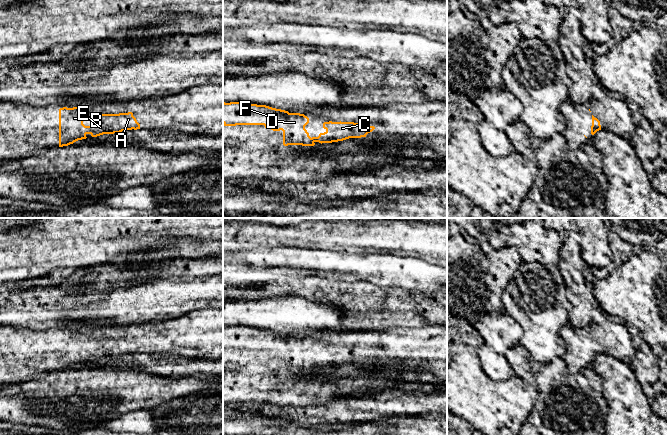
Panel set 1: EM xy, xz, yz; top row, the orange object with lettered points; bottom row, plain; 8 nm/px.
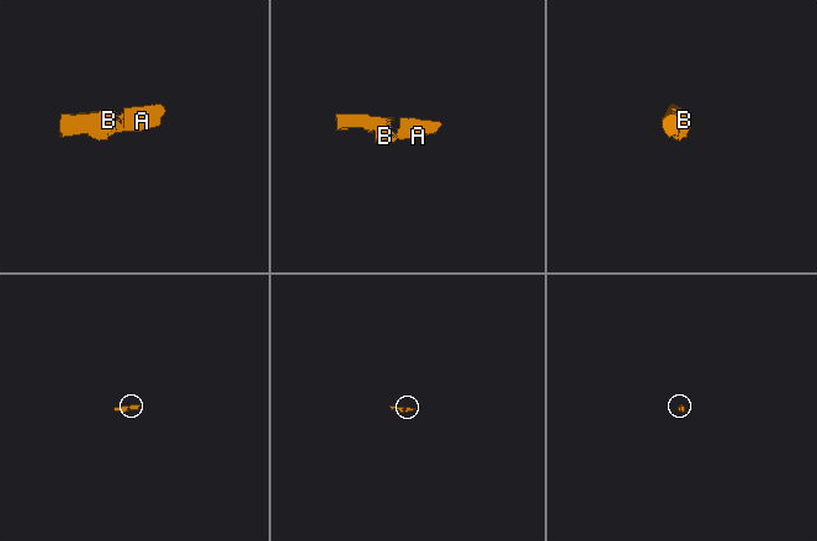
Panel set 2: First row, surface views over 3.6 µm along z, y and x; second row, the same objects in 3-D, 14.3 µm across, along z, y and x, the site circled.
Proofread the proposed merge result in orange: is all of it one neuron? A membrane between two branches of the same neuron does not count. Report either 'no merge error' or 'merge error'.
no merge error

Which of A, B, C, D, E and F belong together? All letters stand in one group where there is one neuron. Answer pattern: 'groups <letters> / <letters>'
groups A B C D E F

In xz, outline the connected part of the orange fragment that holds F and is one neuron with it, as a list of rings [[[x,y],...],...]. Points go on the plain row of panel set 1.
[[[223,326],[224,350],[264,349],[266,353],[283,355],[283,369],[314,370],[316,366],[332,367],[349,362],[361,362],[372,356],[374,350],[362,350],[354,346],[324,346],[326,354],[318,361],[310,361],[305,353],[309,342],[300,337],[246,326]]]

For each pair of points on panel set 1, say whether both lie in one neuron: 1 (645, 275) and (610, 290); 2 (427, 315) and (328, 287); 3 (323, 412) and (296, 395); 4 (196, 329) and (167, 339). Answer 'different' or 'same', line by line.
1: same
2: same
3: different
4: same

